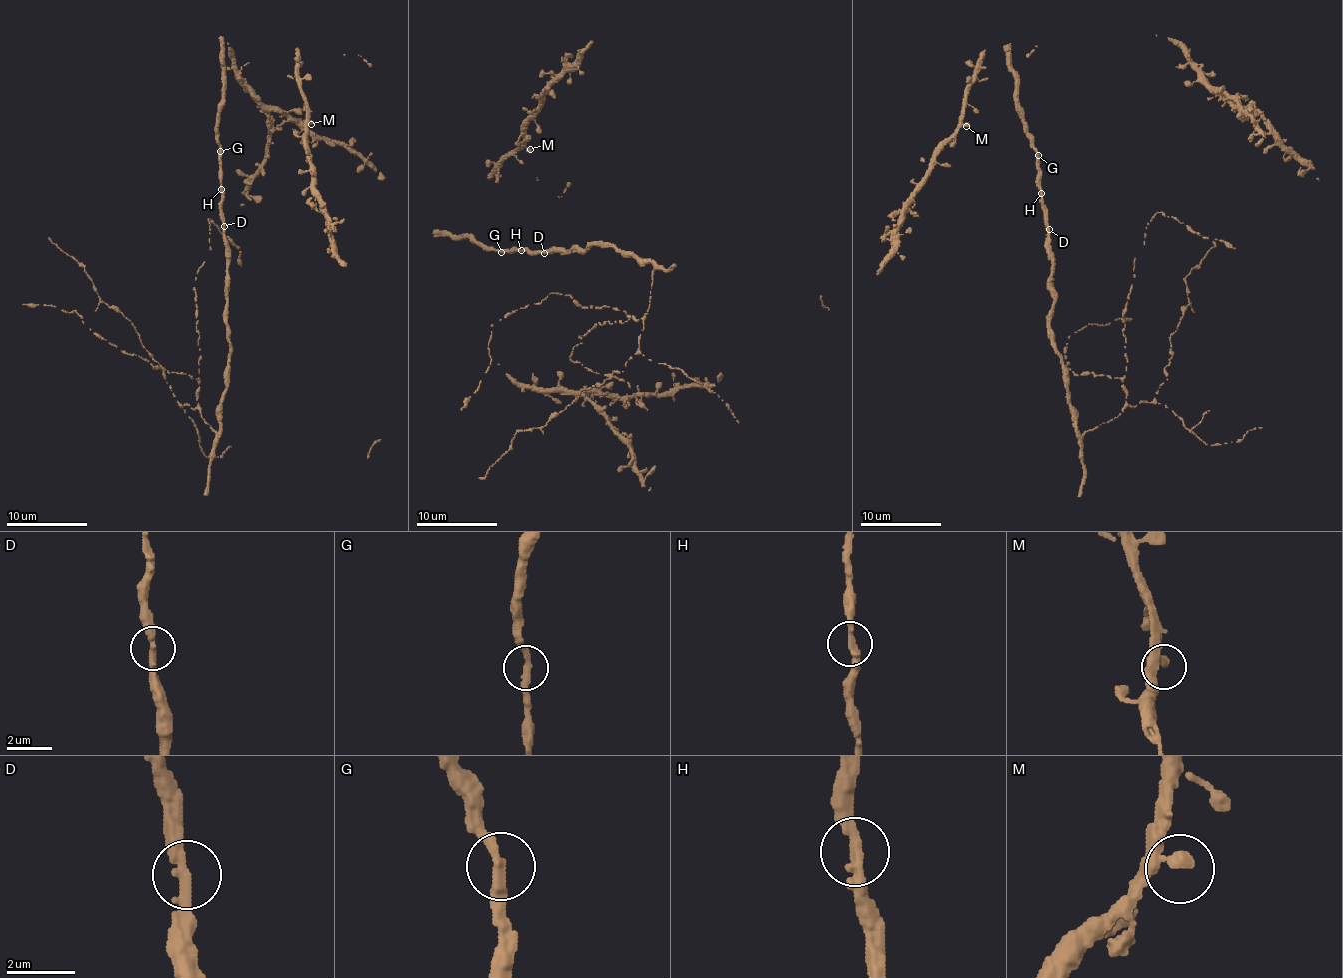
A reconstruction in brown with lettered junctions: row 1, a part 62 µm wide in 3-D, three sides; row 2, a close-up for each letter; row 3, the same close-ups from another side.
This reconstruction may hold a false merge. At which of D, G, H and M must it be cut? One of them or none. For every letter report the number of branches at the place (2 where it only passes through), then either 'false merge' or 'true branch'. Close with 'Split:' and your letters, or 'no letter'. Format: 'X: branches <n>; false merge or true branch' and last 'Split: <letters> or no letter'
D: branches 2; true branch
G: branches 2; true branch
H: branches 2; true branch
M: branches 2; true branch
Split: no letter

